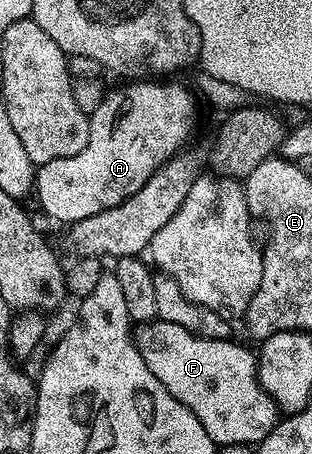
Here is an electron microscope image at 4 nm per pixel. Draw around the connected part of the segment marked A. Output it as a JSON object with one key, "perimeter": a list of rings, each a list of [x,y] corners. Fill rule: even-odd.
{"perimeter":[[[136,79],[124,83],[121,89],[105,96],[90,114],[88,142],[78,155],[55,157],[36,170],[35,200],[40,200],[44,213],[56,221],[75,223],[90,215],[98,215],[110,207],[118,207],[130,195],[137,193],[162,166],[185,148],[188,136],[196,125],[196,101],[188,89],[180,85],[164,85],[160,79]]]}

